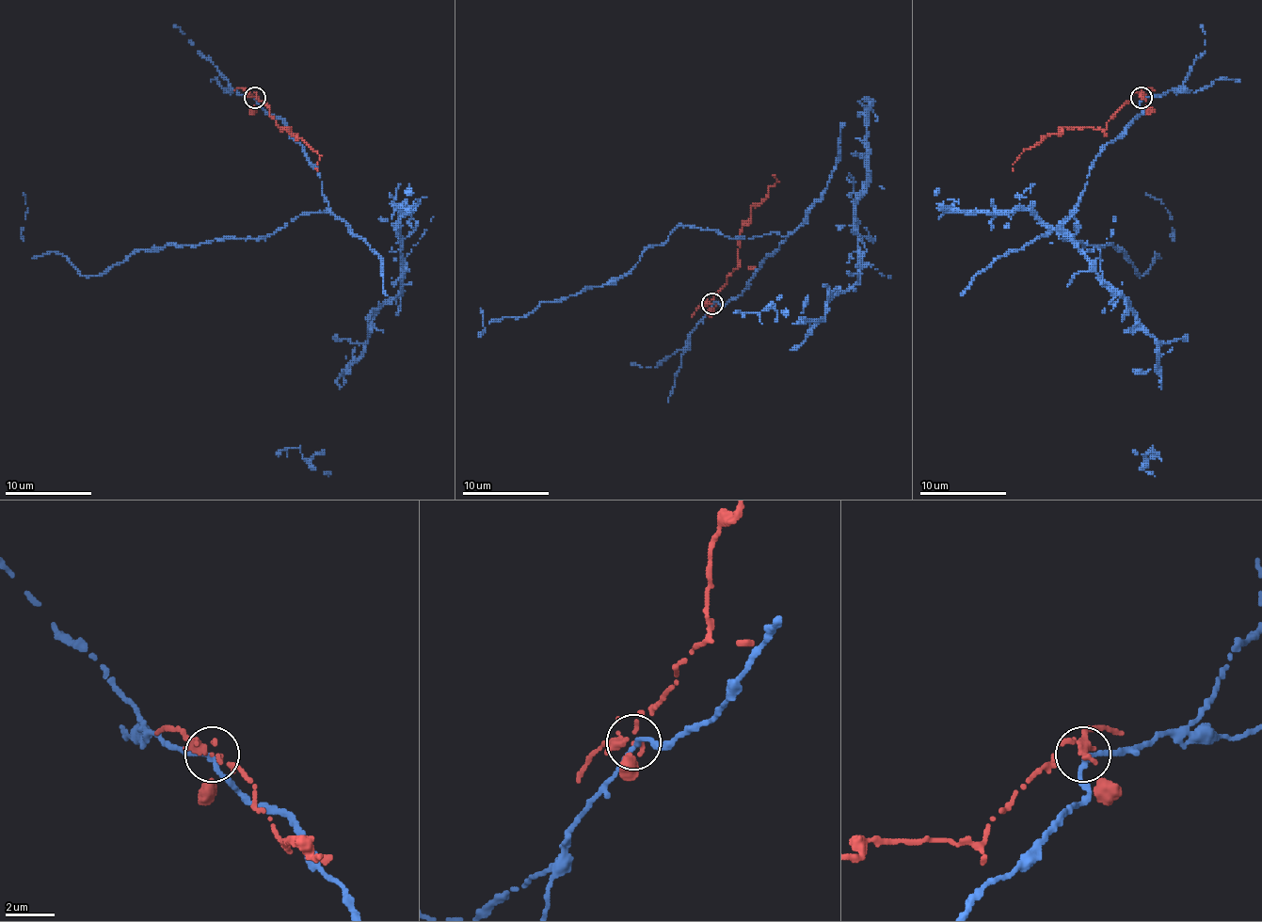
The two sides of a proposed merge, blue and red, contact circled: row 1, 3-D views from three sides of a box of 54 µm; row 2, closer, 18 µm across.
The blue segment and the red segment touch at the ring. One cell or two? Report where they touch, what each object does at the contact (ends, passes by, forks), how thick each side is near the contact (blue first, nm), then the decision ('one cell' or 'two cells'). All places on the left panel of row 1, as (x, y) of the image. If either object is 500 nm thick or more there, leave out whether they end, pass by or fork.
at (255, 97); blue passes by; red forks there; 190 nm thick on the blue side, 180 nm on the other; two cells

